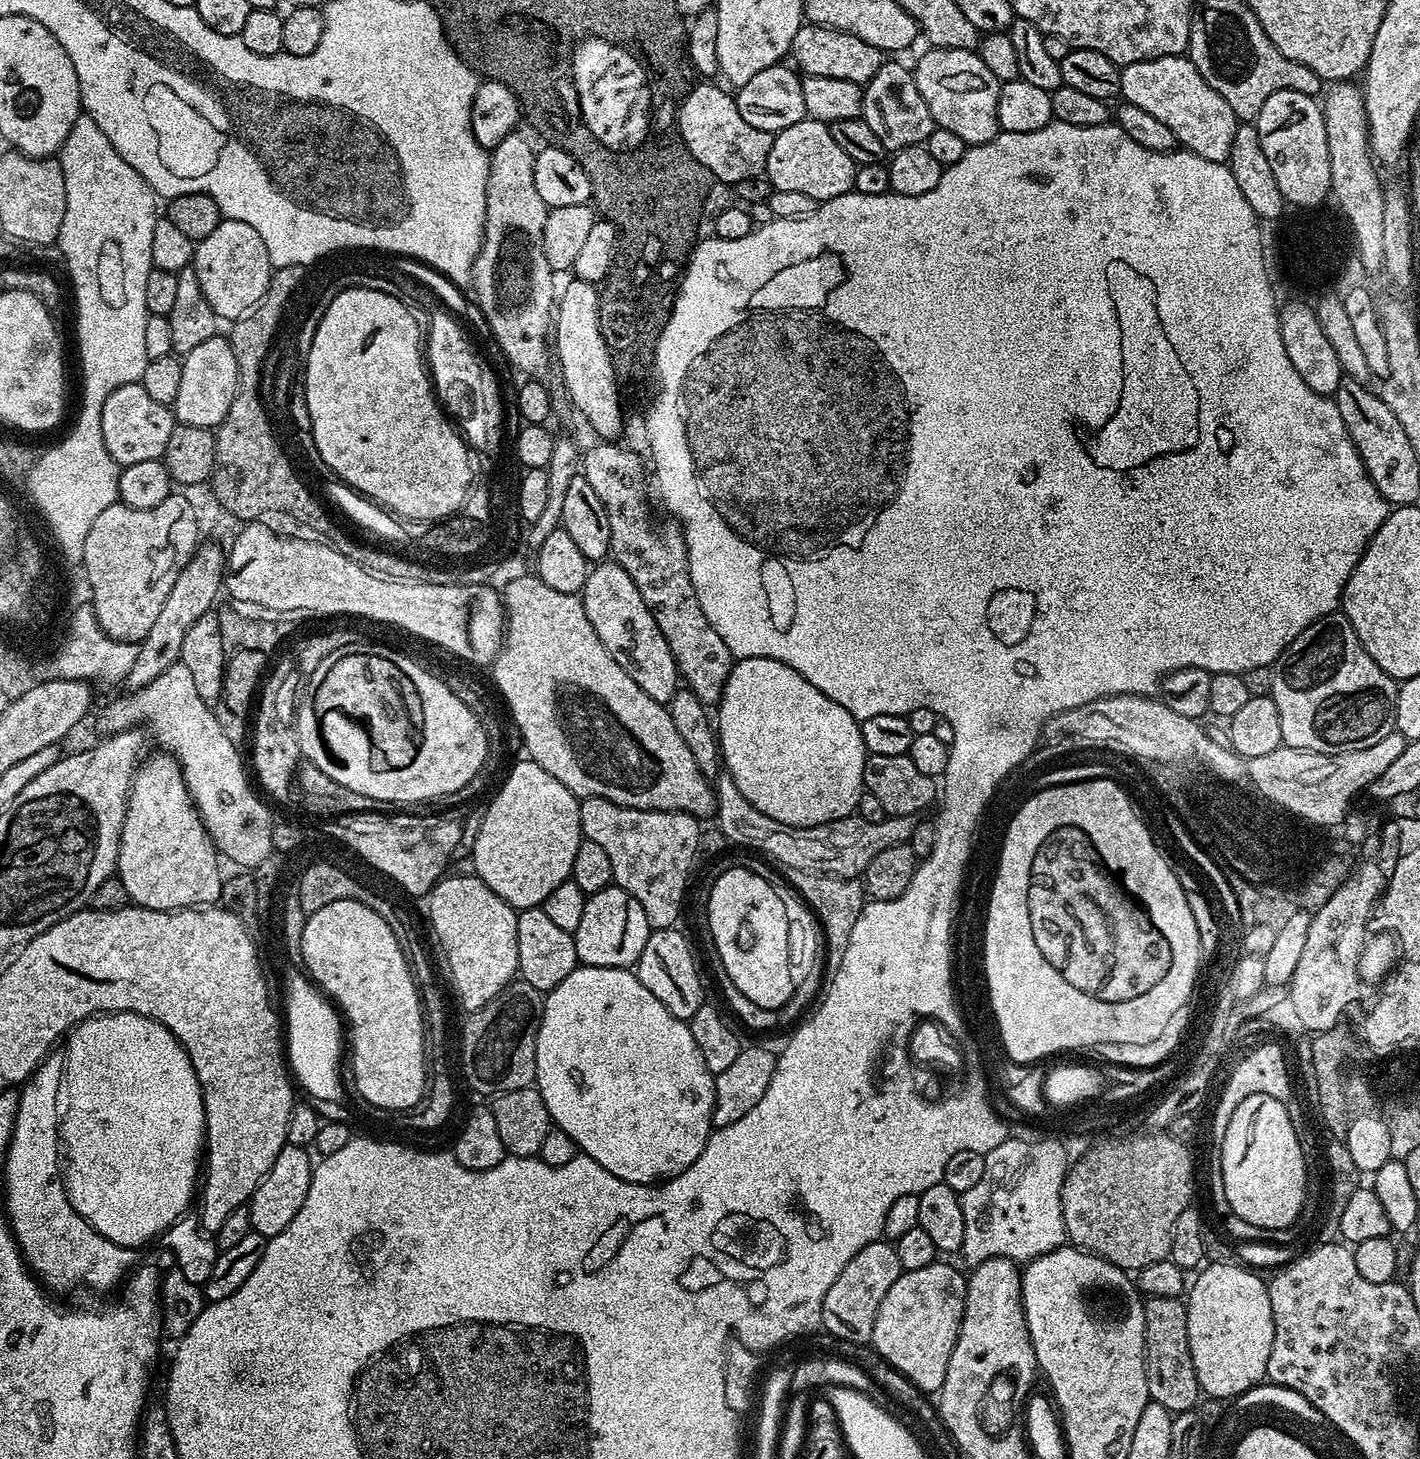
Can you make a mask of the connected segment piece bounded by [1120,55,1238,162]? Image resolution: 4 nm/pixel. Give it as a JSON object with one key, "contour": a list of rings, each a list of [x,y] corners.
{"contour":[[[1187,55],[1163,56],[1123,65],[1120,69],[1120,96],[1127,103],[1146,110],[1151,117],[1158,118],[1159,122],[1168,126],[1175,134],[1177,141],[1187,151],[1207,160],[1227,161],[1238,127],[1236,115],[1234,110],[1230,110],[1230,106],[1226,106],[1226,98],[1222,98],[1222,94],[1218,94],[1218,90],[1214,90],[1214,86],[1210,86],[1206,78],[1202,78],[1202,74],[1198,74],[1198,70],[1192,65]]]}

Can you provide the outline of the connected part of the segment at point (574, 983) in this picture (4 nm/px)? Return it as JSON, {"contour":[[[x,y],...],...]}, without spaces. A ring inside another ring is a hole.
{"contour":[[[577,966],[555,990],[544,996],[544,1013],[542,1014],[542,1022],[538,1030],[538,1046],[536,1047],[536,1083],[534,1087],[542,1094],[542,1102],[546,1102],[546,1110],[550,1114],[553,1125],[564,1130],[573,1139],[577,1149],[583,1155],[594,1158],[594,1162],[598,1162],[598,1166],[602,1166],[607,1172],[614,1174],[618,1178],[622,1178],[626,1182],[634,1182],[635,1184],[658,1184],[674,1179],[678,1172],[684,1171],[684,1169],[689,1168],[695,1162],[698,1154],[702,1154],[702,1150],[706,1146],[709,1136],[714,1131],[712,1111],[714,1110],[714,1102],[716,1101],[716,1082],[714,1073],[706,1066],[706,1062],[702,1062],[702,1054],[698,1051],[698,1042],[694,1042],[694,1034],[690,1034],[690,1030],[685,1021],[679,1020],[674,1014],[670,1014],[670,1010],[666,1010],[666,1006],[662,1006],[658,1002],[658,998],[654,998],[654,994],[650,994],[650,990],[646,990],[646,986],[642,986],[642,982],[636,976],[635,971],[626,968],[590,968],[587,966]],[[652,1135],[664,1135],[668,1140],[676,1140],[680,1136],[680,1156],[674,1157],[673,1160],[655,1160],[652,1155],[656,1152],[656,1144],[652,1141]]]}

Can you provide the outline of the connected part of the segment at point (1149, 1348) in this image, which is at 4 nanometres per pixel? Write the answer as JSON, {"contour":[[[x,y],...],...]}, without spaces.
{"contour":[[[1147,1297],[1143,1301],[1146,1318],[1144,1358],[1148,1366],[1148,1399],[1166,1406],[1170,1413],[1190,1412],[1202,1400],[1198,1374],[1194,1374],[1194,1358],[1190,1358],[1188,1306],[1180,1298]]]}

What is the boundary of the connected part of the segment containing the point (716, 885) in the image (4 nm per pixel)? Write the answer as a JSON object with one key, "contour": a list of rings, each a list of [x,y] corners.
{"contour":[[[746,868],[726,871],[708,889],[708,928],[720,959],[719,967],[726,970],[727,980],[734,982],[755,1005],[783,1009],[794,985],[790,978],[786,906],[782,906],[781,889]]]}

